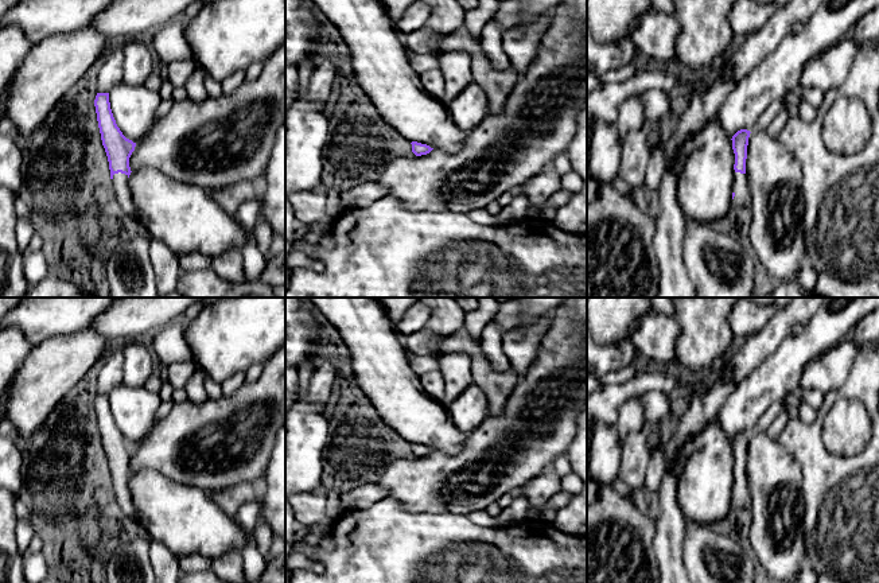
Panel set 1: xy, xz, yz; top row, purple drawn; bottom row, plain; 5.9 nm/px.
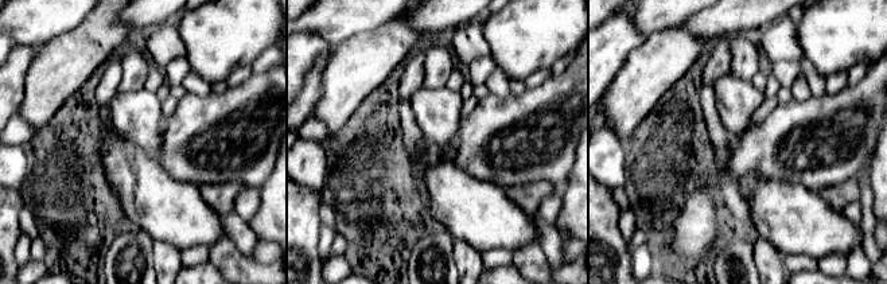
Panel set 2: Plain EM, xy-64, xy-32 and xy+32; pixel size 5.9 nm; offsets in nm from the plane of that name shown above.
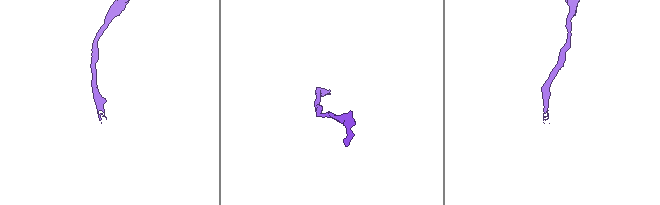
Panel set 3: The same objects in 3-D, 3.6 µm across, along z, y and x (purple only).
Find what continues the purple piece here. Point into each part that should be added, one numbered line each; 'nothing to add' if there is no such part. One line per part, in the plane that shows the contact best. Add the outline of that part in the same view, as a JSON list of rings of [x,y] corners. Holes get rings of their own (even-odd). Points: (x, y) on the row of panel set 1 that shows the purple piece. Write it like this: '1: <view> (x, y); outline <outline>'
1: xy (120, 181); outline [[[121,172],[114,174],[112,183],[117,195],[118,205],[124,209],[127,214],[137,219],[136,207],[128,186],[128,175]]]

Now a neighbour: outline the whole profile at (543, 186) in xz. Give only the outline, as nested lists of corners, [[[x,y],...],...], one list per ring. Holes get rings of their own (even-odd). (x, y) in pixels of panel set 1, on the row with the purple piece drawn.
[[[549,168],[529,179],[516,193],[525,194],[532,205],[541,207],[560,188],[561,175],[555,168]]]

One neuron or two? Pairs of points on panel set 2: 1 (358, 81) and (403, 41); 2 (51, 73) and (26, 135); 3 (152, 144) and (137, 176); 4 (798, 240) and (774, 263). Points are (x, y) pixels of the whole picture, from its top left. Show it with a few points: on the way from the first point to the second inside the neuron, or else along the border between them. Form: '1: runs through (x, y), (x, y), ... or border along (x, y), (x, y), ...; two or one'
1: runs through (369, 70), (392, 47); one
2: border along (16, 113), (35, 132); two
3: border along (121, 136), (140, 146), (156, 159); two
4: border along (759, 237), (770, 241), (784, 255); two

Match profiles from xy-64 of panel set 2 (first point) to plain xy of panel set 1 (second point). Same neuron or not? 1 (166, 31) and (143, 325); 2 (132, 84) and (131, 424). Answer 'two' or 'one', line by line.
1: two
2: two

